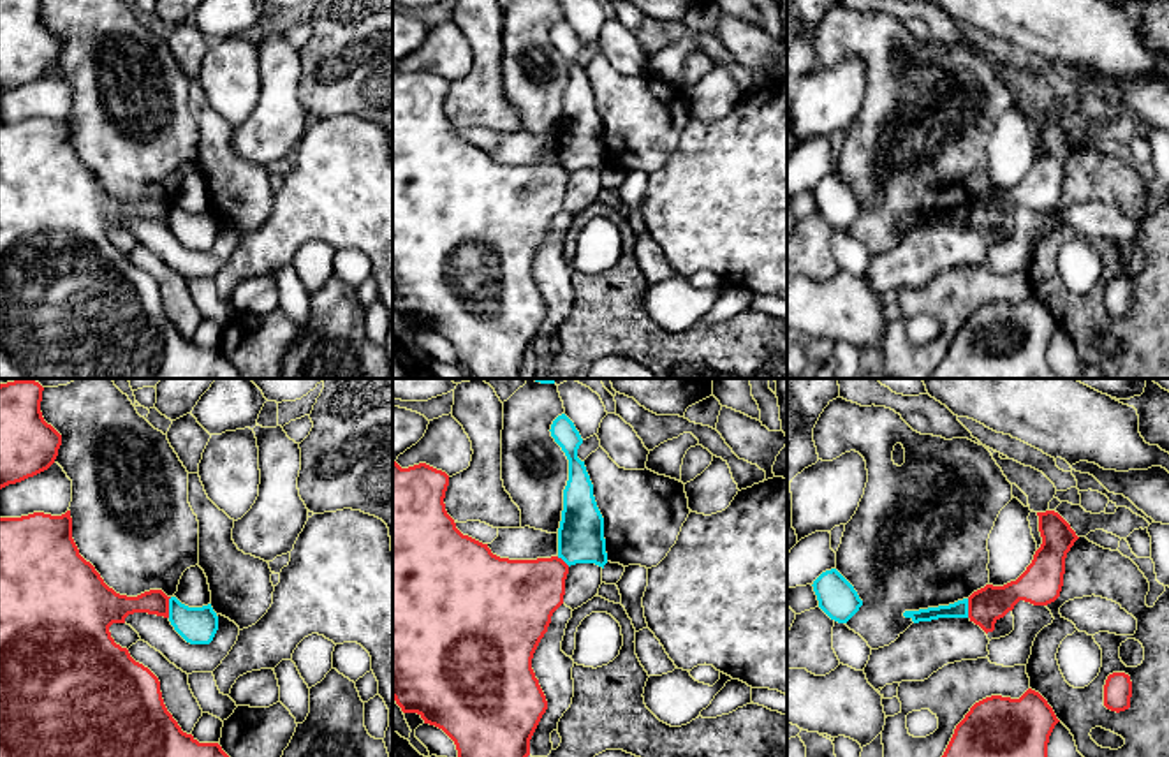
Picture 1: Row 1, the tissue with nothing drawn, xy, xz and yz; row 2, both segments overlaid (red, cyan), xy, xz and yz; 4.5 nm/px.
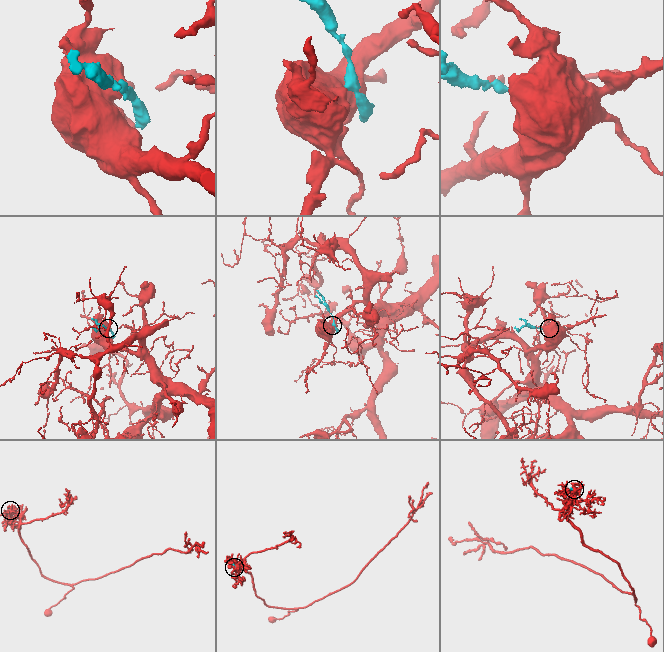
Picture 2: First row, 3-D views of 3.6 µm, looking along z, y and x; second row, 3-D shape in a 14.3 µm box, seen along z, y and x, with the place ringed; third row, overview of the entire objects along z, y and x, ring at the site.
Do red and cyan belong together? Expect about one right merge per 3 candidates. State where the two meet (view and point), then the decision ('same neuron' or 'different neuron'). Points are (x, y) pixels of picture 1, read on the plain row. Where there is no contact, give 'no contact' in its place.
xy (168, 213) | different neuron

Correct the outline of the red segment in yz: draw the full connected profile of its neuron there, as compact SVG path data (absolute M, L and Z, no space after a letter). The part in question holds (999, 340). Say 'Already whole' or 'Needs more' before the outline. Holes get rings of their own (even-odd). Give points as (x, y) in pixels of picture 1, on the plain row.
Already whole. M1028 294L1019 305L991 301L975 308L928 378L1062 378L1048 364L1056 324Z

